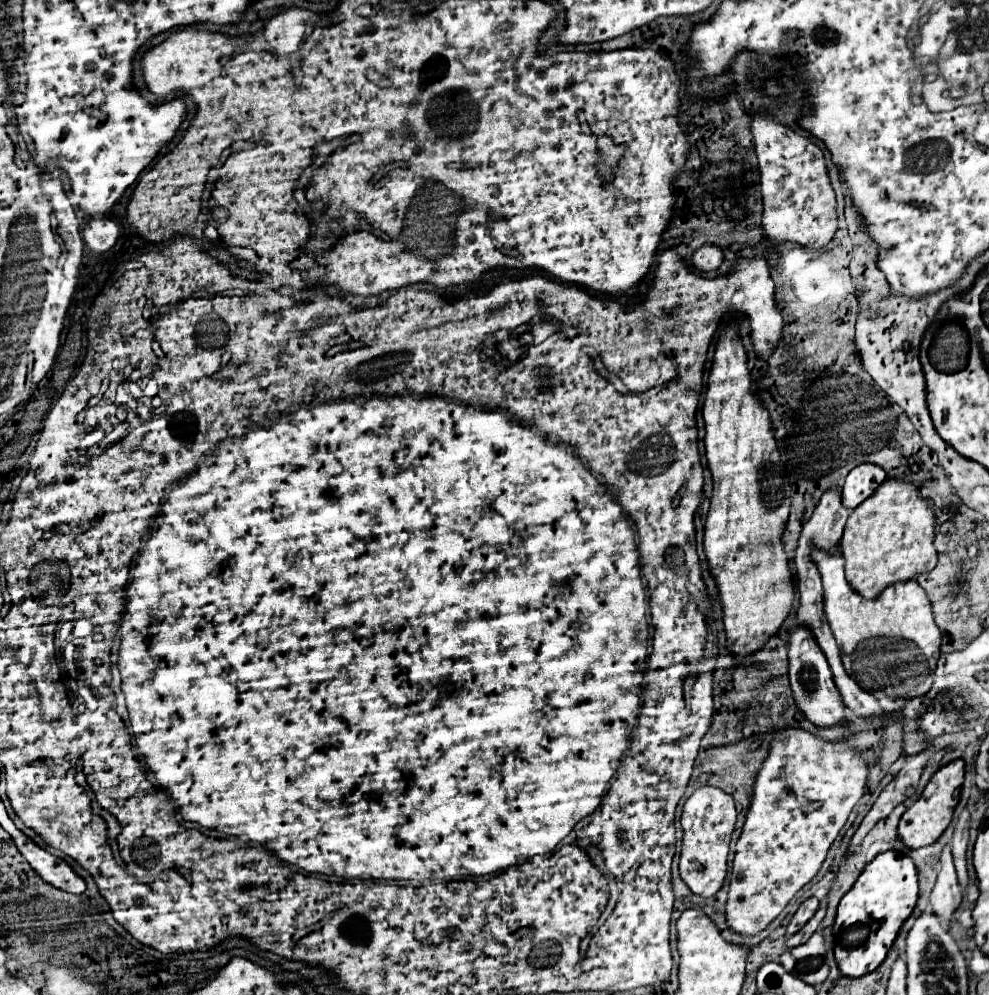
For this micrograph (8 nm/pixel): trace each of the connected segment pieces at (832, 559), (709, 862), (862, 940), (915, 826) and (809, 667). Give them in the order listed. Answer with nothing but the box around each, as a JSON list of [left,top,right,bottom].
[[810,546,942,658],[680,786,736,898],[834,850,918,978],[898,760,964,848],[788,626,846,726]]

